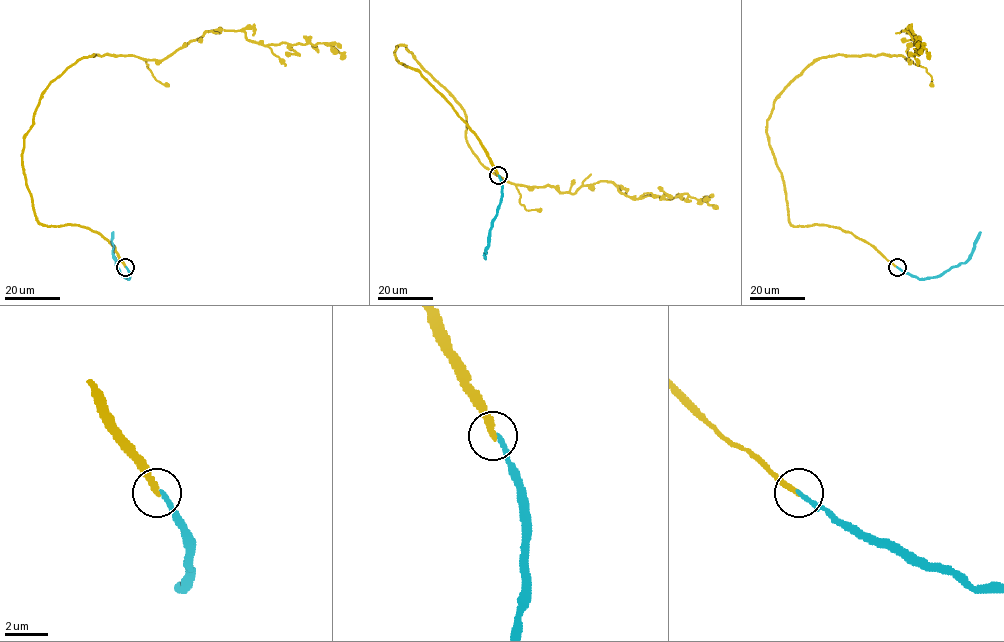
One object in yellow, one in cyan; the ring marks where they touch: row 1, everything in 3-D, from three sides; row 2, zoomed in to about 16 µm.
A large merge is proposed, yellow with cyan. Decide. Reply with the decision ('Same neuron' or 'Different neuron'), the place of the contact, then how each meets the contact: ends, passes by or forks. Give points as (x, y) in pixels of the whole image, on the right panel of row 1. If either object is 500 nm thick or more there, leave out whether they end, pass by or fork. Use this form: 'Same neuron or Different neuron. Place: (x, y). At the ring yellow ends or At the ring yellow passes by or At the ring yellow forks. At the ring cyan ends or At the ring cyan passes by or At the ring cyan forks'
Different neuron. Place: (897, 267). At the ring yellow ends. At the ring cyan ends

